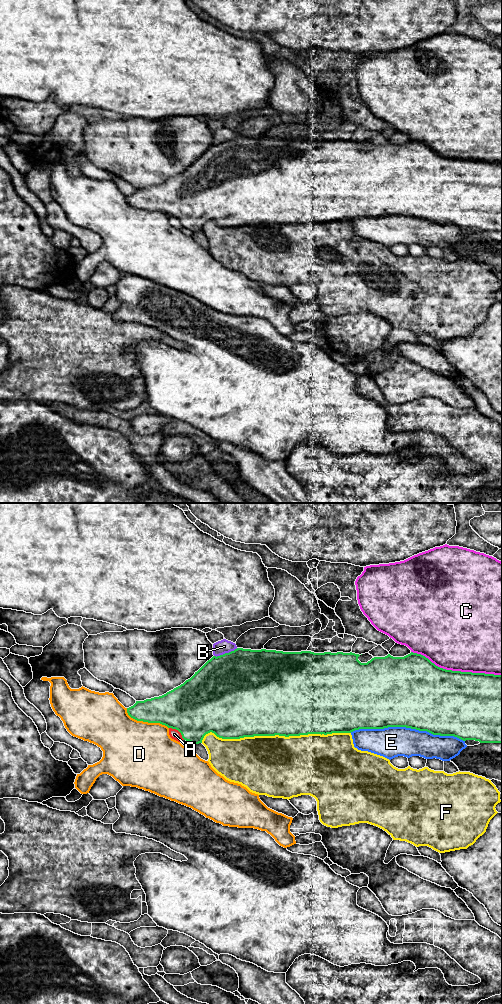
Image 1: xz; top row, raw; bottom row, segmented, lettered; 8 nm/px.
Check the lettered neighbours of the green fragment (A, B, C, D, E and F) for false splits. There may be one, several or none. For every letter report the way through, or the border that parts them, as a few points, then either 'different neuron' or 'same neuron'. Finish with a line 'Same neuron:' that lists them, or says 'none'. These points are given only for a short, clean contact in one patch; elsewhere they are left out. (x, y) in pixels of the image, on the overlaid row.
A: different neuron
B: different neuron
C: different neuron
D: different neuron
E: different neuron
F: different neuron
Same neuron: none

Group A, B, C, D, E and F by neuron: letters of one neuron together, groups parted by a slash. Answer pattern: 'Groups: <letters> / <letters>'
Groups: A / B / C / D / E / F

